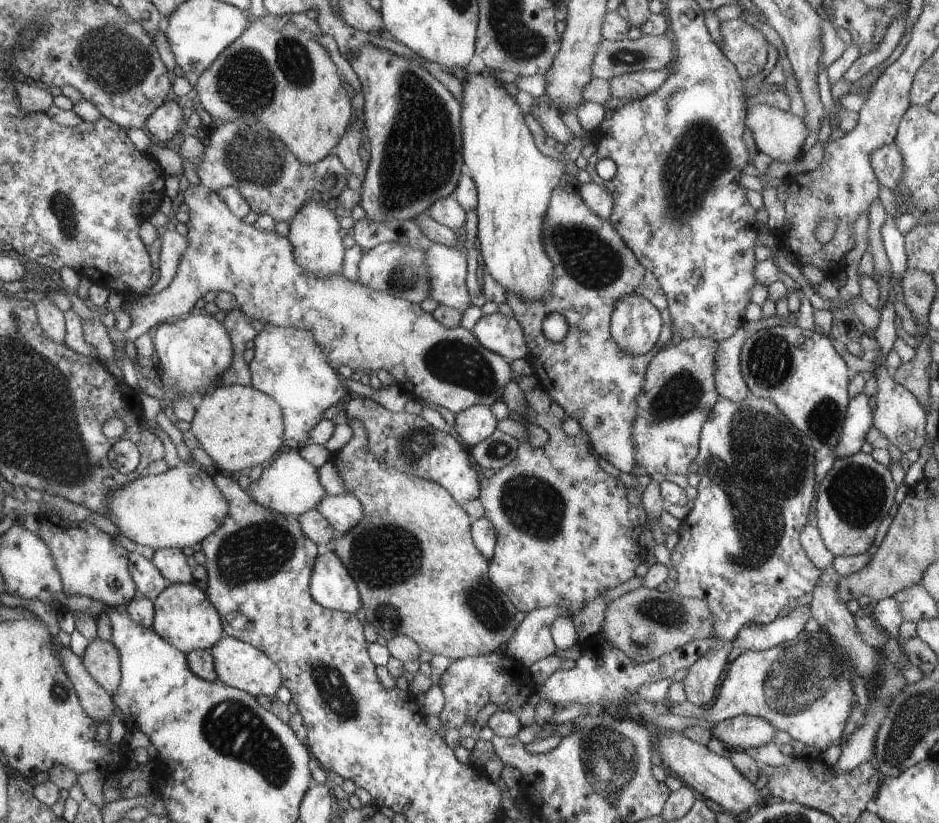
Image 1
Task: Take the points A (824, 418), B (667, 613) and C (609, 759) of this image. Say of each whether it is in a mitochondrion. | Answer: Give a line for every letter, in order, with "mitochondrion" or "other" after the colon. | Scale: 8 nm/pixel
A: mitochondrion
B: mitochondrion
C: mitochondrion

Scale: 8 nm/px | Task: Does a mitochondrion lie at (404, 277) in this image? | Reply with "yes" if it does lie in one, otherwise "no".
yes

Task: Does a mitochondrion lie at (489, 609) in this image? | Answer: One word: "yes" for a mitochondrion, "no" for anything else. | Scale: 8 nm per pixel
yes

